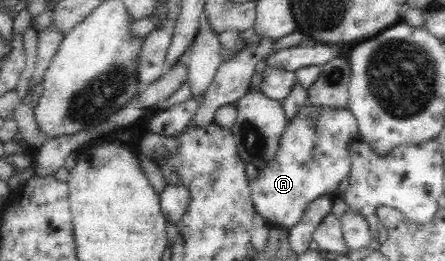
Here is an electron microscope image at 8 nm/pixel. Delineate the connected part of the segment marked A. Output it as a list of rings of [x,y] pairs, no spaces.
[[[309,100],[302,106],[298,116],[294,116],[290,122],[286,122],[283,136],[280,142],[276,158],[270,160],[264,168],[258,168],[258,175],[248,182],[250,199],[254,203],[254,209],[271,224],[289,229],[299,220],[308,204],[318,197],[329,199],[332,194],[338,195],[338,184],[344,178],[349,178],[351,160],[350,144],[359,137],[360,131],[357,120],[352,111],[347,107],[330,108],[329,106],[311,106]]]

